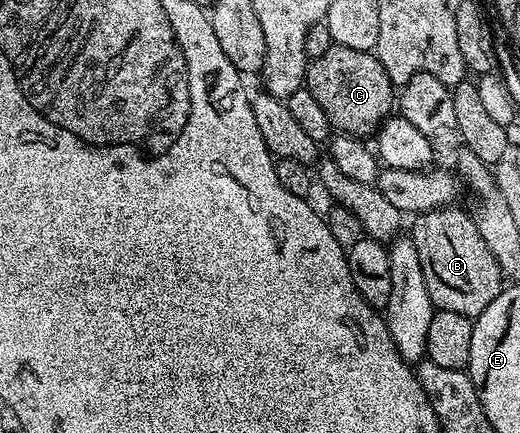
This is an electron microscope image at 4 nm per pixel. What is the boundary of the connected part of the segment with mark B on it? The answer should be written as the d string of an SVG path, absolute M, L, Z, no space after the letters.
M458 206L437 208L431 212L421 213L414 224L412 239L416 246L416 254L420 254L420 270L424 270L424 286L428 286L428 298L432 298L435 309L439 312L464 314L477 318L497 296L504 287L504 277L492 250L480 238L480 230L476 226L473 215L468 211L461 212Z

